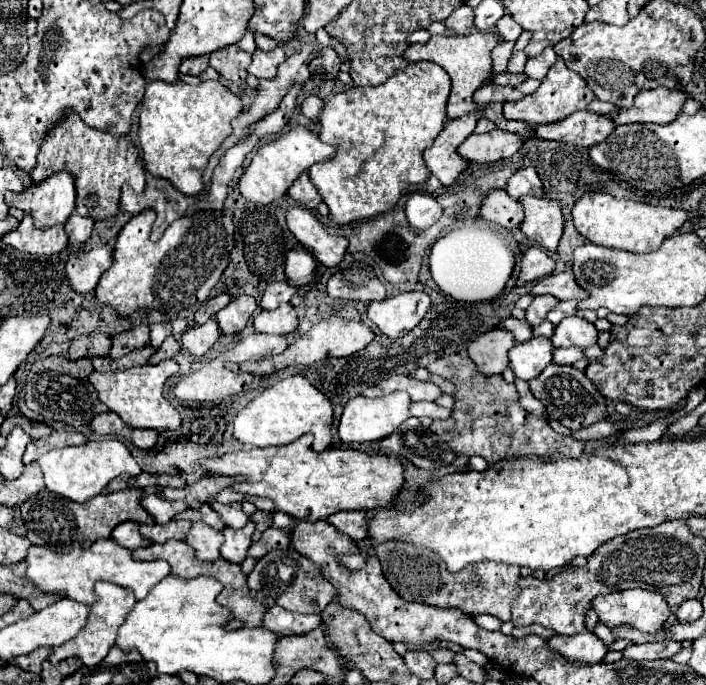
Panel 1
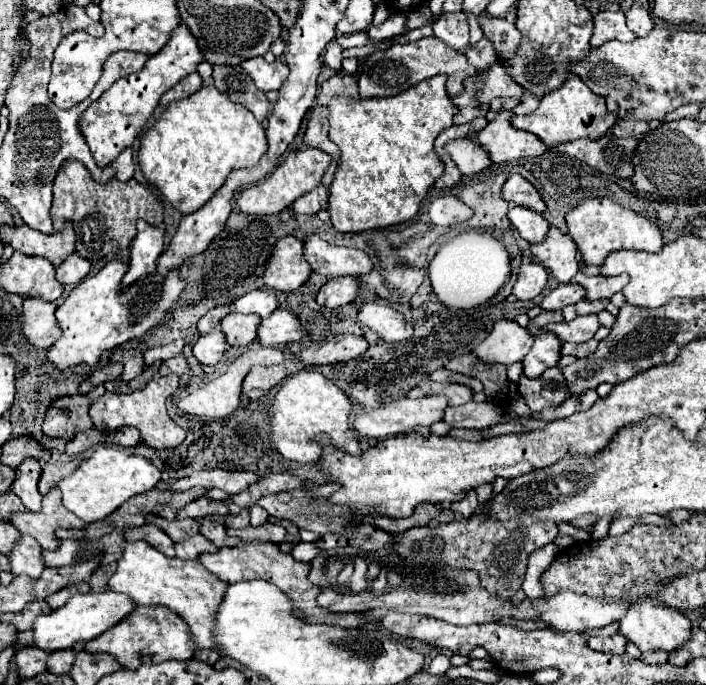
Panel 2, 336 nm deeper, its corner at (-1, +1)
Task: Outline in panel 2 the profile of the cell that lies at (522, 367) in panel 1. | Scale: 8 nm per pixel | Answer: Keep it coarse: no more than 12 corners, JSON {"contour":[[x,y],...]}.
{"contour":[[541,332],[523,360],[527,378],[539,378],[561,358],[561,340]]}

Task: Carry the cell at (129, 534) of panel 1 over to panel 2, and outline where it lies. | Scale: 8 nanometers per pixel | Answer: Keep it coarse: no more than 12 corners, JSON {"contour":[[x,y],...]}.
{"contour":[[157,526],[127,528],[125,540],[145,540],[173,558],[173,540]]}

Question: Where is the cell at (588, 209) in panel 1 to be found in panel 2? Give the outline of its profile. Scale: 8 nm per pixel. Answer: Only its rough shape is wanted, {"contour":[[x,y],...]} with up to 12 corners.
{"contour":[[609,198],[567,214],[587,266],[613,250],[661,252],[657,224]]}

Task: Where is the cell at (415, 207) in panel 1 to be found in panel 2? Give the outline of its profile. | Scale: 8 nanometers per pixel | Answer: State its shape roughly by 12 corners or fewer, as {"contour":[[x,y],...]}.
{"contour":[[441,196],[429,206],[437,226],[469,220],[473,210],[457,196]]}

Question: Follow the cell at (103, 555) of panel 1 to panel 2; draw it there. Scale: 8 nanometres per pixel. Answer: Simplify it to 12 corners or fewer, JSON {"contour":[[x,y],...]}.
{"contour":[[127,544],[109,590],[167,606],[197,648],[217,650],[229,588],[197,560]]}

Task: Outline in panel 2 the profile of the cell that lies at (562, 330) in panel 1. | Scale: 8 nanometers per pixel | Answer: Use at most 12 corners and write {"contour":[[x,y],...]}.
{"contour":[[595,314],[549,324],[561,342],[587,342],[599,330]]}

